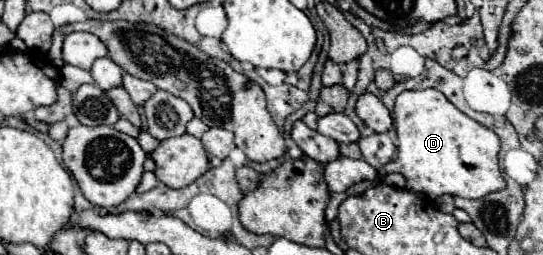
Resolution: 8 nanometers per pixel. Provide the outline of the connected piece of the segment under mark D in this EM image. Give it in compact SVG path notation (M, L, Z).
M438 89L400 93L392 117L398 133L398 157L386 163L382 171L402 173L408 191L434 201L444 193L480 199L506 187L498 167L498 135L464 115Z

